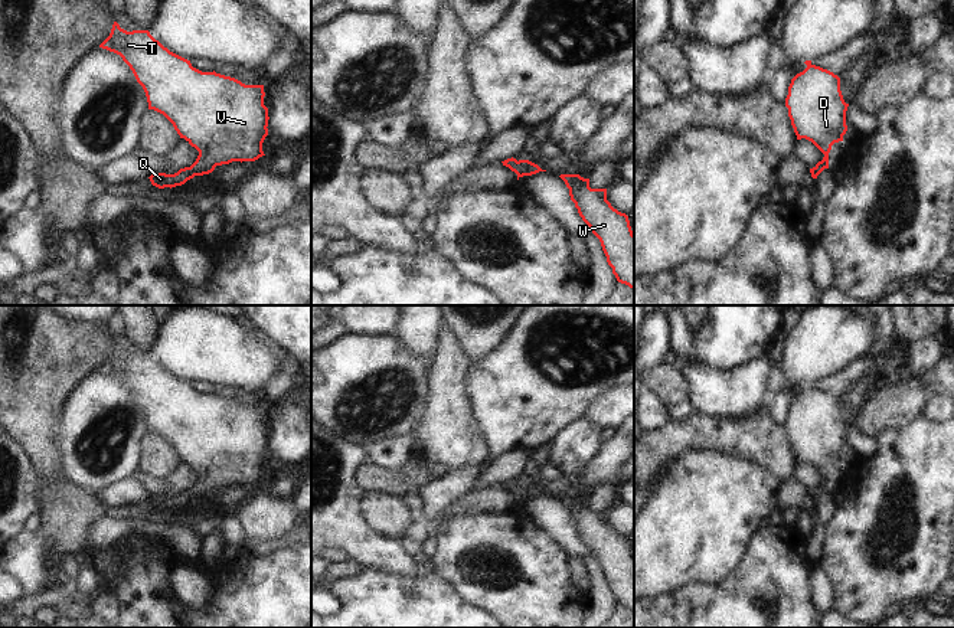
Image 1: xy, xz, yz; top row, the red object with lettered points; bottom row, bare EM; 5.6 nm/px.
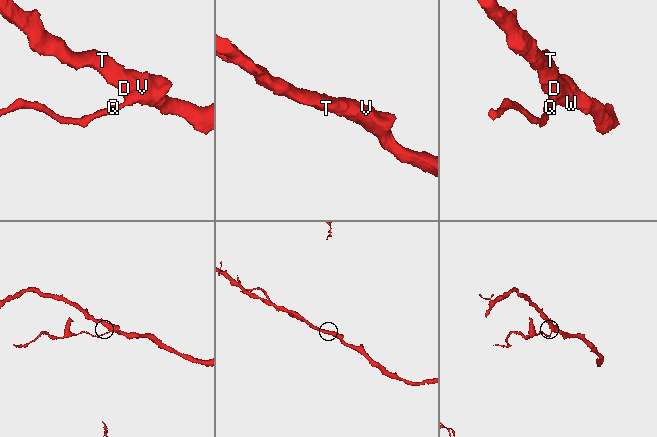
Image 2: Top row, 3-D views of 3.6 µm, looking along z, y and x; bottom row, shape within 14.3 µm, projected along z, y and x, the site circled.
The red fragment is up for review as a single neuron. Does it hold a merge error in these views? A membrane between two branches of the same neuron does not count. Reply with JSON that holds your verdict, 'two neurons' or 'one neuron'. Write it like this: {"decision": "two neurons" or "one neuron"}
{"decision": "one neuron"}

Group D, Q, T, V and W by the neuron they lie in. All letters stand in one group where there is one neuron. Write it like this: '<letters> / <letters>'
D Q T V W

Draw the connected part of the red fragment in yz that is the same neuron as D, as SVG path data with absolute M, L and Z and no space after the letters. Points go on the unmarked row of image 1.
M811 383L797 396L788 409L785 429L797 462L811 464L823 477L823 483L810 491L811 500L829 491L829 475L834 465L843 464L847 454L840 400L833 395L816 389Z

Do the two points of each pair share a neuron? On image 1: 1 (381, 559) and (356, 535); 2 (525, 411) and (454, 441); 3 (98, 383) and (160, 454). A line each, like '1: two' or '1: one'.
1: one
2: two
3: two

